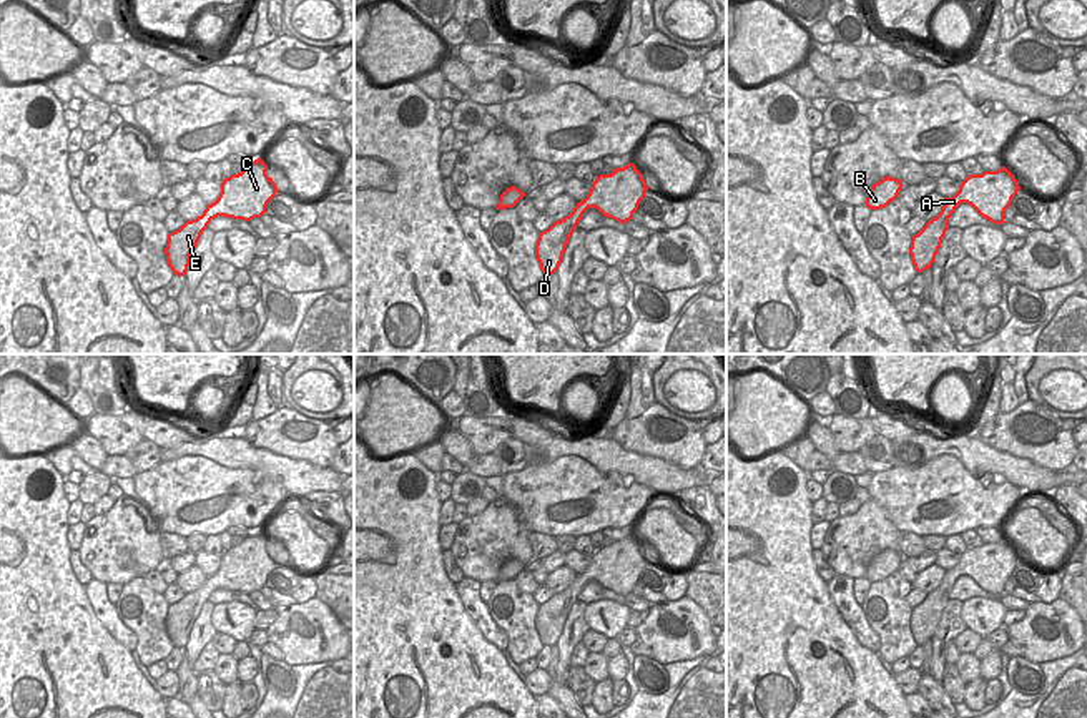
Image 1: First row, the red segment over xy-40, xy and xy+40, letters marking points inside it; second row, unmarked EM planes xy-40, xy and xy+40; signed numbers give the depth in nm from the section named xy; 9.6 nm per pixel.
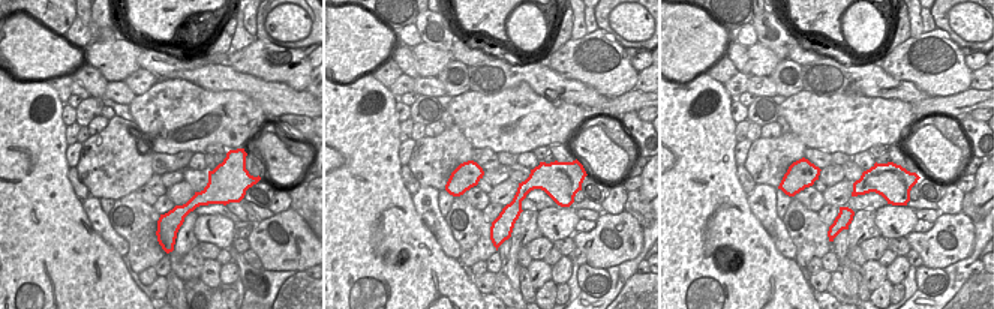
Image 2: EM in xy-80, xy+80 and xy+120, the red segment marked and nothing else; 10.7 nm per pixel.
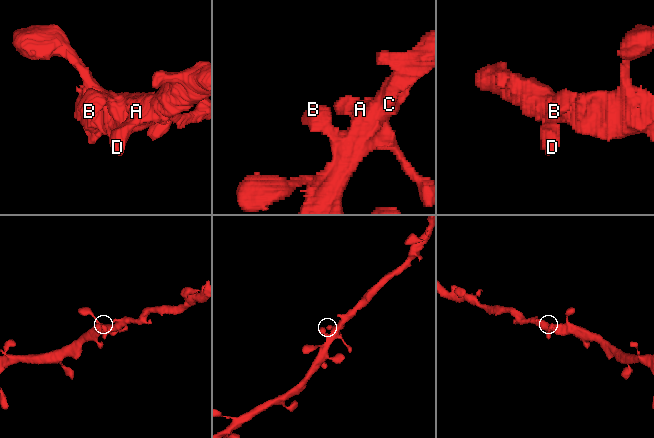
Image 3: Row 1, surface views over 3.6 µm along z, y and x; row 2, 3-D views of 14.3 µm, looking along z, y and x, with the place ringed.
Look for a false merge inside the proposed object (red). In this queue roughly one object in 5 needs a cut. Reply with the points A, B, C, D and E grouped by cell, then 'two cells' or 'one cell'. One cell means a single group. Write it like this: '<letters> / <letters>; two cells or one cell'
A B C D E; one cell

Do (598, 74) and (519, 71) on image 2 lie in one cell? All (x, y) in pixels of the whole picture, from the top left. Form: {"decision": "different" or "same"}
{"decision": "different"}

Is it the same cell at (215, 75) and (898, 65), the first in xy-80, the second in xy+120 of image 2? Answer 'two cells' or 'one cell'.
two cells

